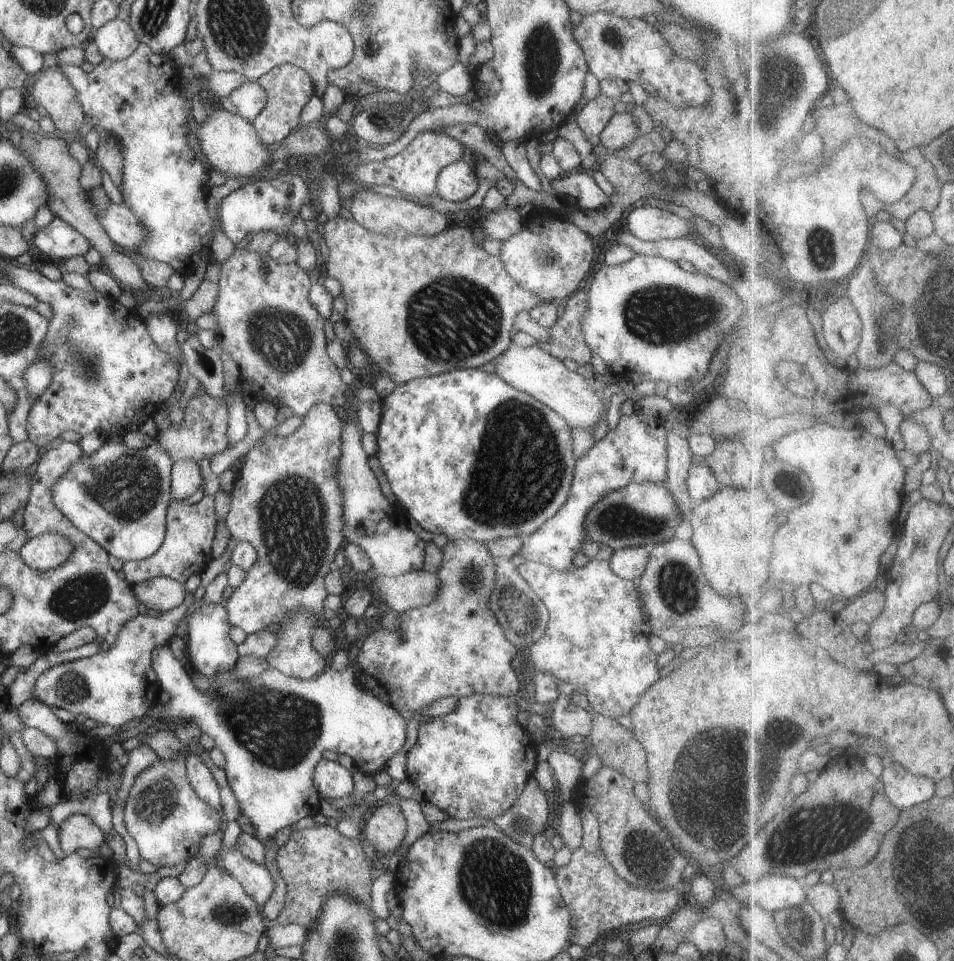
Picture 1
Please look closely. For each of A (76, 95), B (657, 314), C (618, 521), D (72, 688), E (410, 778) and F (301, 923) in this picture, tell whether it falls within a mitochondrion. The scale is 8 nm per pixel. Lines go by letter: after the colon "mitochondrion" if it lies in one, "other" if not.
A: other
B: mitochondrion
C: mitochondrion
D: mitochondrion
E: other
F: other

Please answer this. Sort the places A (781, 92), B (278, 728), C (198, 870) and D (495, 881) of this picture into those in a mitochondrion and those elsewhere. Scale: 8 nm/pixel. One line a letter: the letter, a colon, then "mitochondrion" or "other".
A: mitochondrion
B: mitochondrion
C: other
D: mitochondrion

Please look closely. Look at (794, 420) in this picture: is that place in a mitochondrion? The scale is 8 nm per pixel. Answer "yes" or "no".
no

